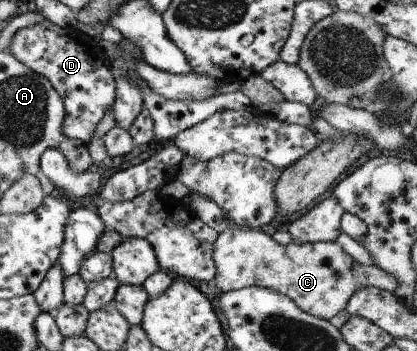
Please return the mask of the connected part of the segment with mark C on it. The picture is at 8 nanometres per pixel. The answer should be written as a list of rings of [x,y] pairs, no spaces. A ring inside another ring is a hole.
[[[233,224],[217,234],[212,259],[214,284],[221,293],[252,285],[271,289],[286,296],[304,313],[326,321],[345,311],[356,290],[371,287],[393,292],[397,286],[393,277],[380,268],[355,262],[335,241],[303,244],[292,241],[282,246],[258,229],[240,228]]]

